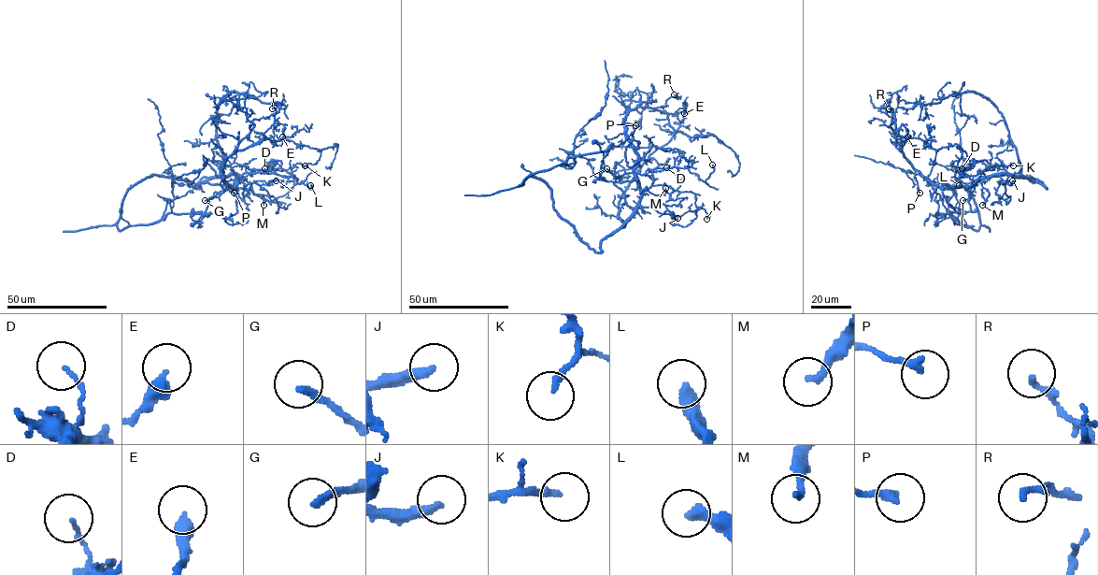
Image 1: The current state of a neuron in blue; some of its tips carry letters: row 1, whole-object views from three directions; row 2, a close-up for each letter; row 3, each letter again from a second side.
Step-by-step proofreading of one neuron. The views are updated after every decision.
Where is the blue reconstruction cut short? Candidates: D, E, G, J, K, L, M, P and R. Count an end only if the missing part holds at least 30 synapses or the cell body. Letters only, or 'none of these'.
none of these

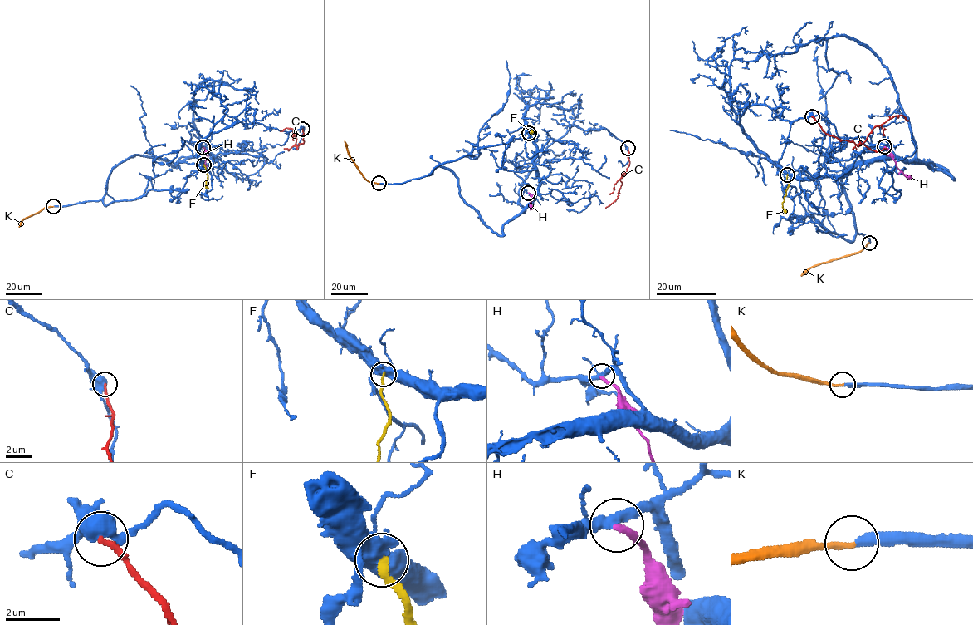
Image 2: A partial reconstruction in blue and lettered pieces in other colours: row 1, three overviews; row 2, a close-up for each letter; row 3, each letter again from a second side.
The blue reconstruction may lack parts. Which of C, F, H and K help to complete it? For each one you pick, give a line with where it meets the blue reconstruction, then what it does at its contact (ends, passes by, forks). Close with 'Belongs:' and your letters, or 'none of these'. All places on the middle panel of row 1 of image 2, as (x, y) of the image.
K: (378, 183) | it ends
Belongs: K

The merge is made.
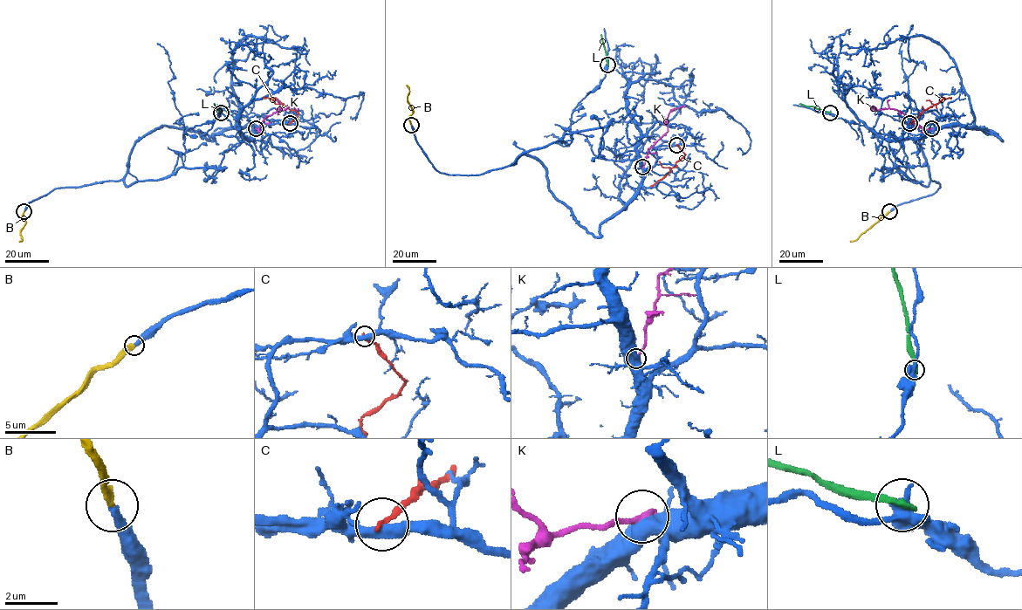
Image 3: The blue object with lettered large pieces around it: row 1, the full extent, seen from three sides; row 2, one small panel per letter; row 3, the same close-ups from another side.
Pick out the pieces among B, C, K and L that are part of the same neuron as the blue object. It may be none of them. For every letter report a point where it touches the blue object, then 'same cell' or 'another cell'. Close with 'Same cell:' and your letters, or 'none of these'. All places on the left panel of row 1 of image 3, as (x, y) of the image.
B: meets blue at (24, 211); same cell
C: meets blue at (290, 123); another cell
K: meets blue at (256, 128); another cell
L: meets blue at (221, 113); another cell
Same cell: B

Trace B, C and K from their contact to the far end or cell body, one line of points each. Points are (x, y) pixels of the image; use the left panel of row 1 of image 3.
B: (24, 211), (22, 217), (25, 223), (20, 232), (22, 241), (19, 241)
C: (289, 124), (298, 115), (296, 112), (275, 98), (263, 98)
K: (256, 128), (260, 127), (266, 117), (280, 108), (293, 106), (297, 110)

